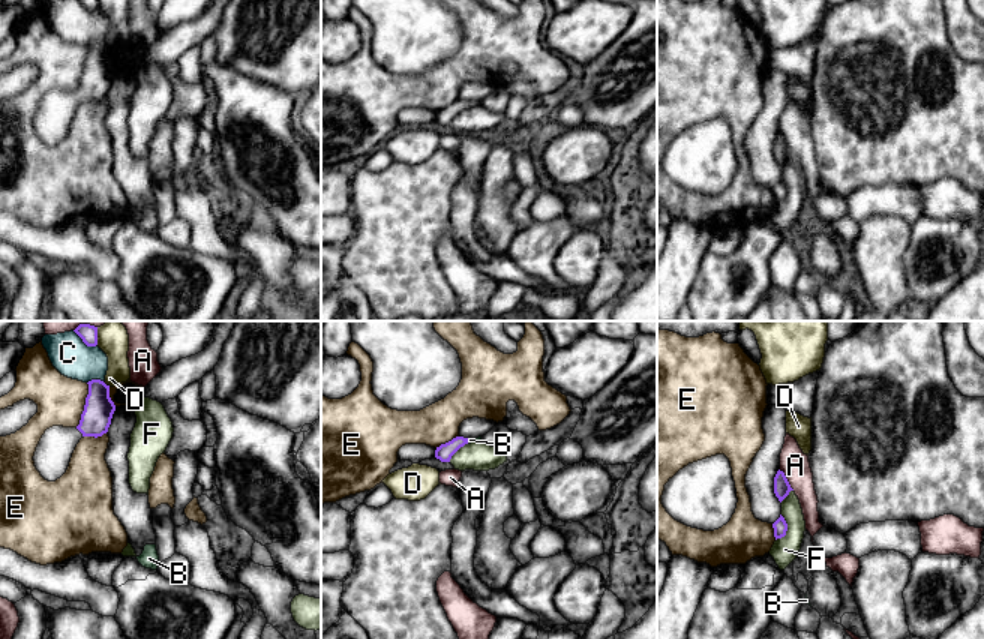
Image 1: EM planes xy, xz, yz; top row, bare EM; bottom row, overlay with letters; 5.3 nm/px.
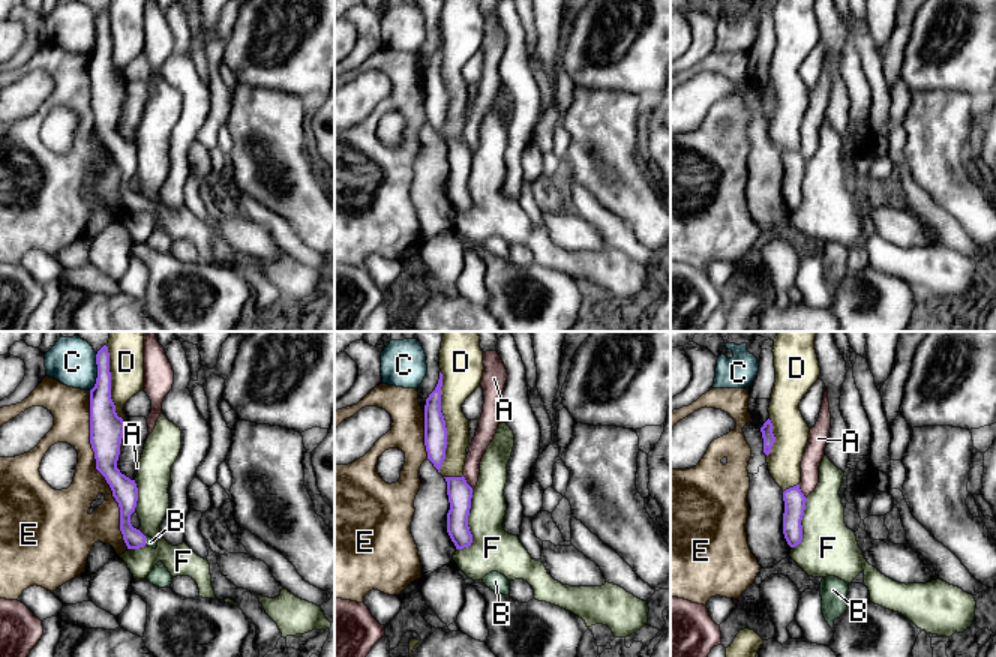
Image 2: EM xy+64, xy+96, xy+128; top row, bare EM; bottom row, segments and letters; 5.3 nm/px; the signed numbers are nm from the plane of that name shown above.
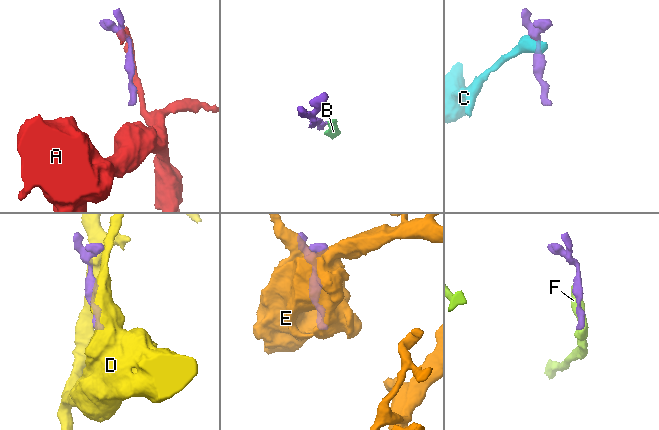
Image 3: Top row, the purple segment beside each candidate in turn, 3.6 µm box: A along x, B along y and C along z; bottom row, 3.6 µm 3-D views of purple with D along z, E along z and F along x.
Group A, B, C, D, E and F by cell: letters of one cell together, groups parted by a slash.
A / B / C / D / E / F

